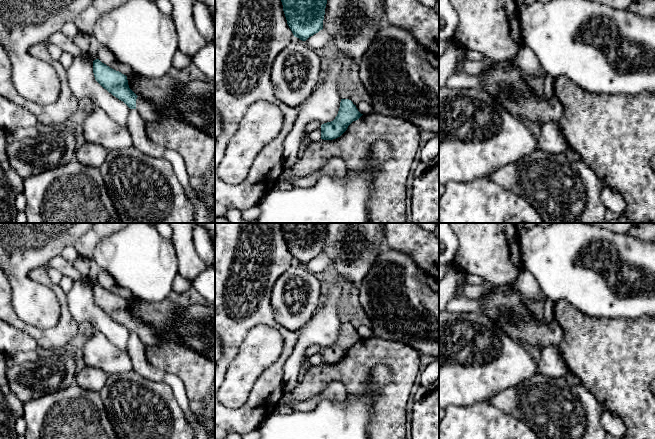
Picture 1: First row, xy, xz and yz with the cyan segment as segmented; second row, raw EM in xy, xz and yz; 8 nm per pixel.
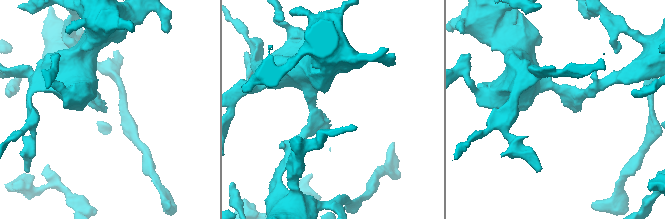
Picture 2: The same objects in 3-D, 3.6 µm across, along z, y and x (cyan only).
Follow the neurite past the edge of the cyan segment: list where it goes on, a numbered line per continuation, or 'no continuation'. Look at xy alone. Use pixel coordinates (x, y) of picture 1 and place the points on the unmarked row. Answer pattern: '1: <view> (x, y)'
1: xy (145, 332)

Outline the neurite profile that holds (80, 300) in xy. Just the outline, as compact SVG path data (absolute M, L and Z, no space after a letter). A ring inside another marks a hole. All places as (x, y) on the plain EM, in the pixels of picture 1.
M74 280L66 297L69 312L78 324L88 323L121 351L127 352L130 332L95 304L93 285L88 280Z

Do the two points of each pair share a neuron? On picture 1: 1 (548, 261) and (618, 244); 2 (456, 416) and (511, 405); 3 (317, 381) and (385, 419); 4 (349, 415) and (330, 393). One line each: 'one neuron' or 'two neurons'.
1: one neuron
2: two neurons
3: one neuron
4: two neurons

